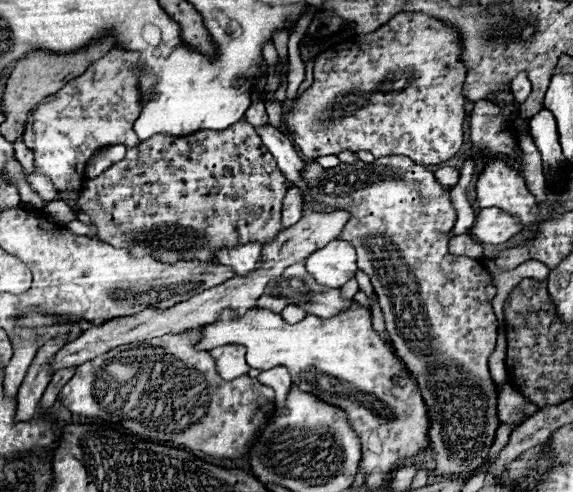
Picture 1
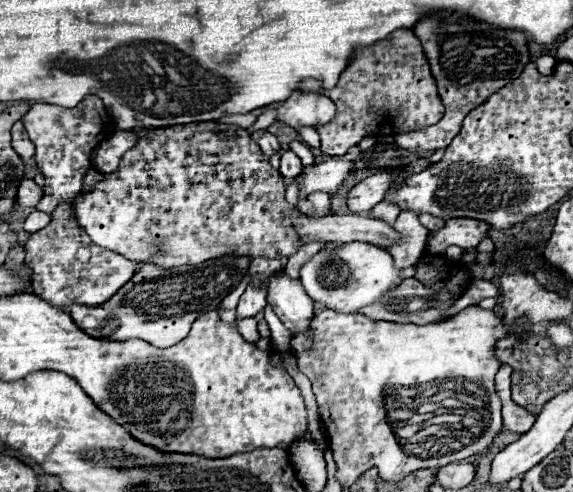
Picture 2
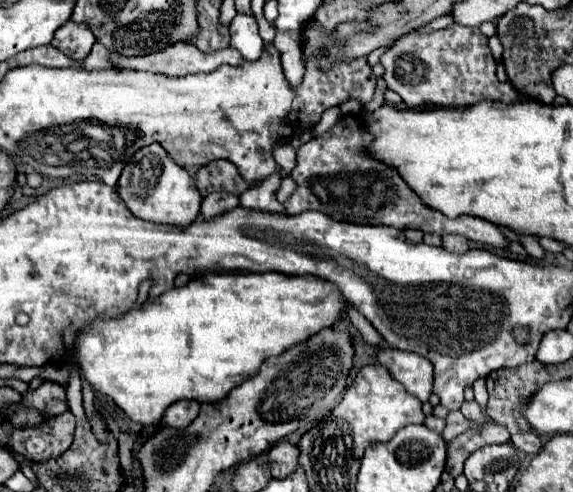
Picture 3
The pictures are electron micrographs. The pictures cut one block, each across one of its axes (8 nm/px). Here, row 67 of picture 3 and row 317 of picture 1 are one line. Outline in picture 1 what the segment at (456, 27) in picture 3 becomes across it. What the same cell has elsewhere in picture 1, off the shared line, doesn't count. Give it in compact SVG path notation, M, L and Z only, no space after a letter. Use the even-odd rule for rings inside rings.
M376 158L372 164L366 164L366 162L358 160L354 164L338 164L336 168L322 168L320 164L312 162L312 164L308 164L304 168L304 174L306 174L306 180L310 184L312 196L316 198L314 204L306 204L308 210L324 212L324 210L330 210L334 206L344 206L344 208L350 210L350 220L348 220L346 228L342 230L342 234L338 238L350 242L356 248L358 268L364 270L370 276L370 280L372 280L372 286L374 286L374 290L378 294L378 300L380 300L386 332L388 332L388 336L392 340L392 346L396 348L396 354L404 360L408 370L418 376L418 388L422 390L424 402L426 402L428 412L430 412L430 442L432 442L430 450L434 452L434 458L436 458L434 474L436 476L470 474L488 456L488 450L490 450L490 446L494 442L496 428L500 426L498 410L496 410L498 392L496 392L494 382L490 380L490 372L488 372L488 358L490 358L490 354L492 354L492 350L496 346L496 334L498 334L498 322L496 322L496 316L494 316L492 304L490 304L494 294L496 294L496 288L492 286L492 278L486 272L486 268L482 266L482 262L471 258L458 258L458 256L452 256L448 252L446 234L454 228L454 222L456 222L456 208L452 206L452 200L450 200L450 188L442 186L438 182L430 182L430 172L424 166L414 164L410 158Z

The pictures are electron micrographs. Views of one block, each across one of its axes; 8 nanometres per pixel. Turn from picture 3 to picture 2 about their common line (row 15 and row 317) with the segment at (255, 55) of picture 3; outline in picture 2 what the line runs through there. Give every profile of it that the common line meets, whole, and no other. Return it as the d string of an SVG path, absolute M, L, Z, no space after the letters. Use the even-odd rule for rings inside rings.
M254 284L246 288L242 294L238 306L236 306L236 318L252 318L266 306L266 288L256 288Z

